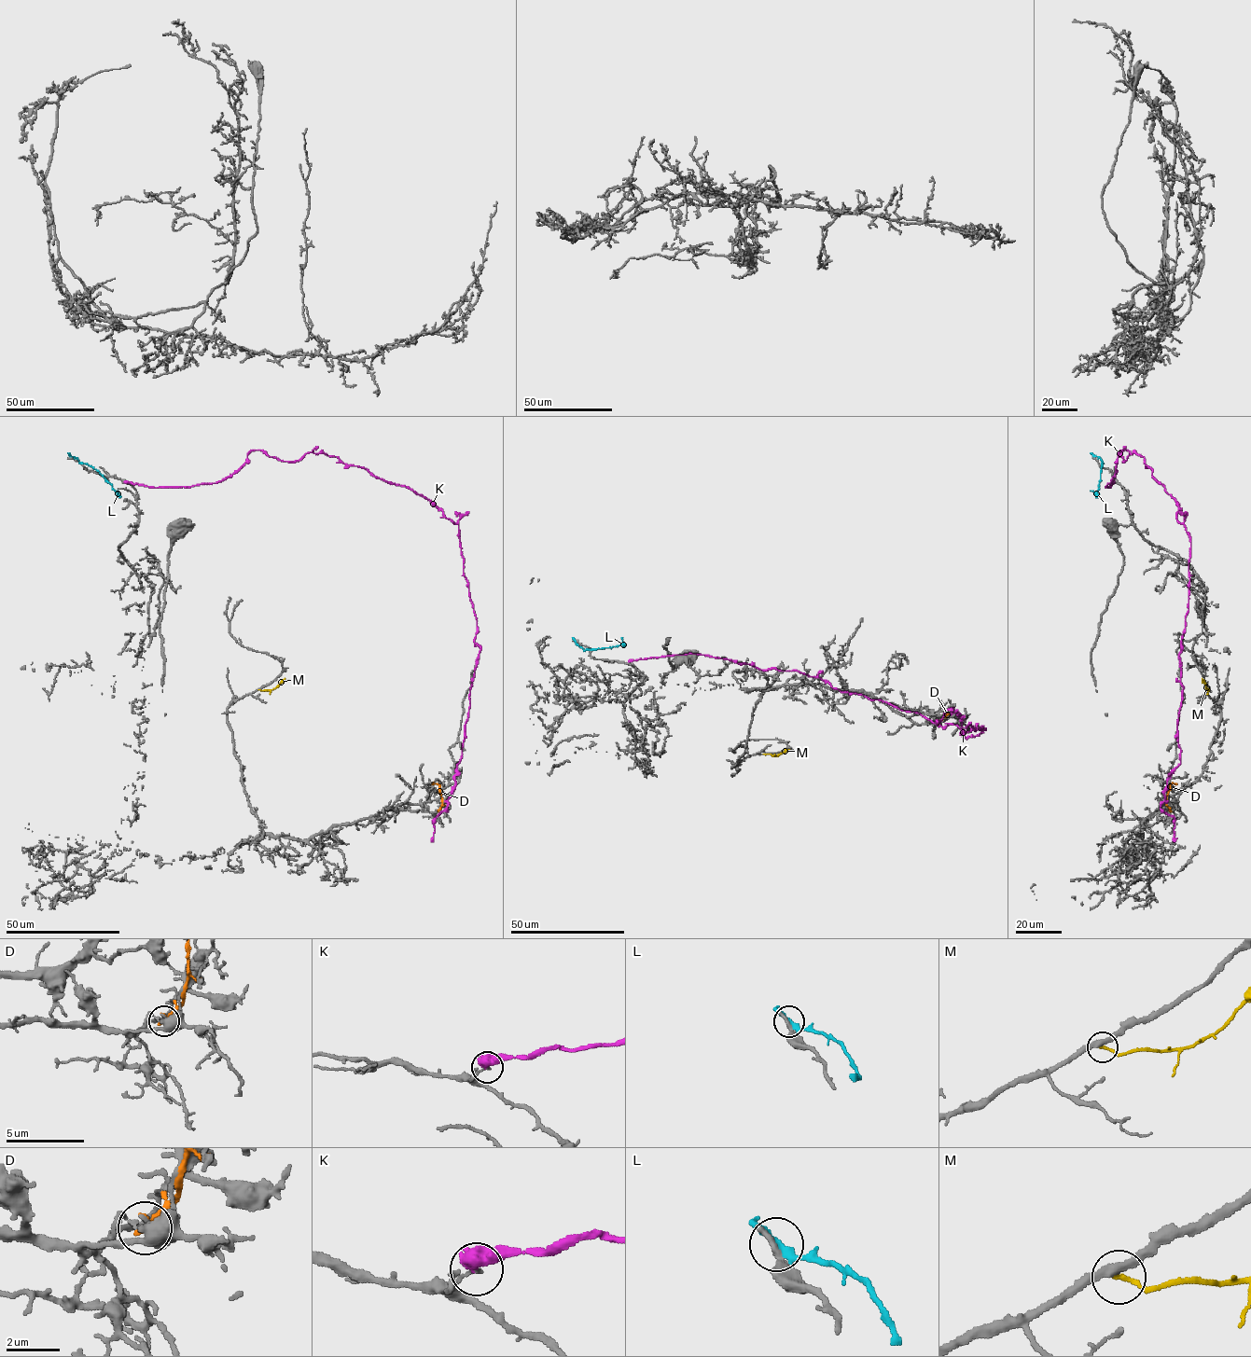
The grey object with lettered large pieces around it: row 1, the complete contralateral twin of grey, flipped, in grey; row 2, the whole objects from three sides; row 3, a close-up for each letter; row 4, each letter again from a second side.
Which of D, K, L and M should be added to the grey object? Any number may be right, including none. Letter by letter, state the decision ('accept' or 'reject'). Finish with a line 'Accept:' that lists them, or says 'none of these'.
D: reject
K: reject
L: reject
M: reject
Accept: none of these

